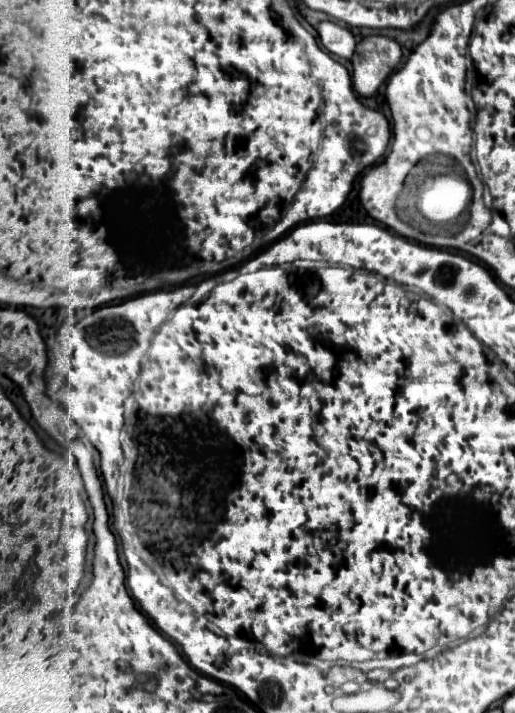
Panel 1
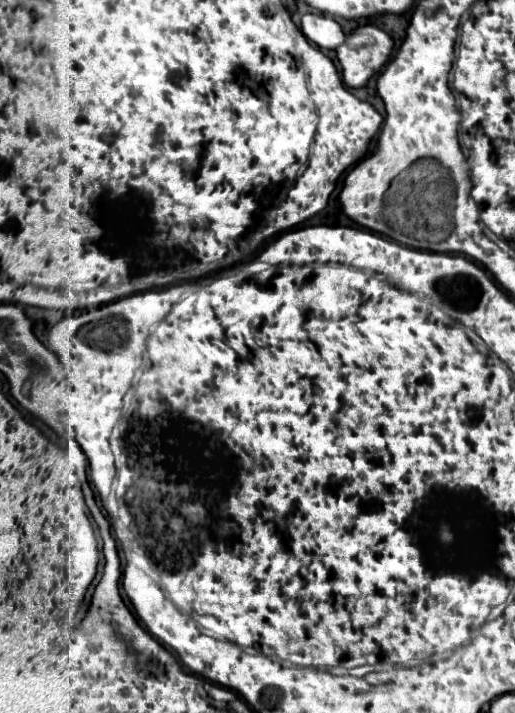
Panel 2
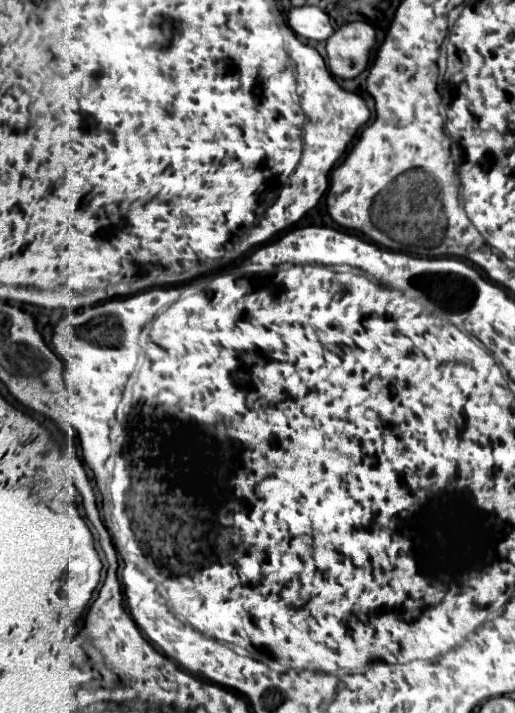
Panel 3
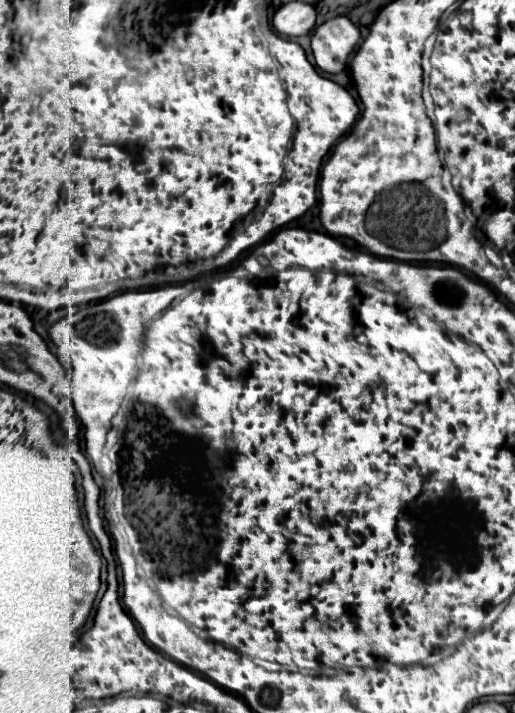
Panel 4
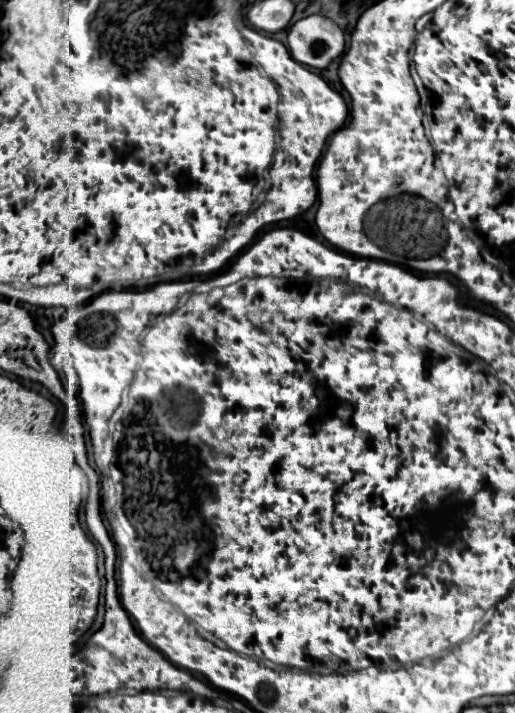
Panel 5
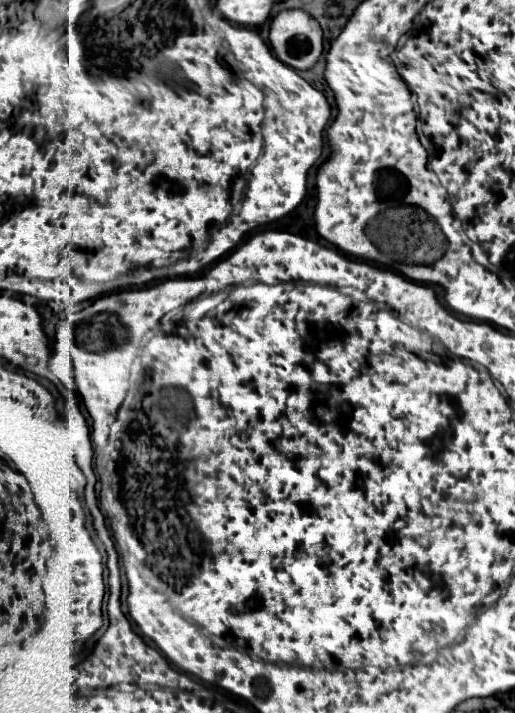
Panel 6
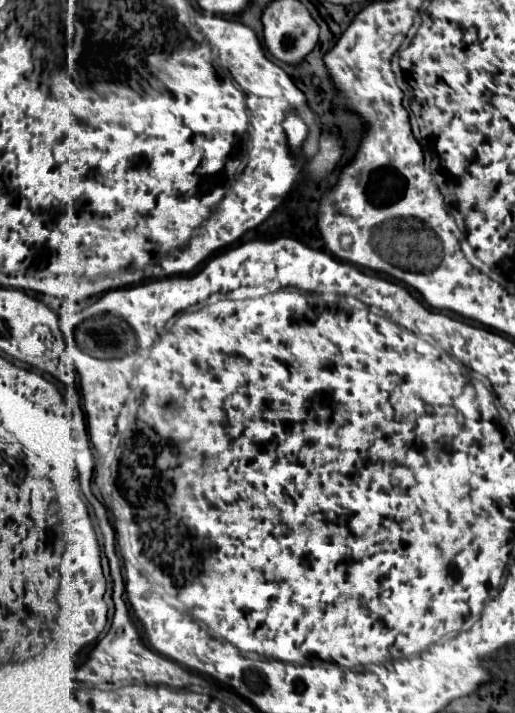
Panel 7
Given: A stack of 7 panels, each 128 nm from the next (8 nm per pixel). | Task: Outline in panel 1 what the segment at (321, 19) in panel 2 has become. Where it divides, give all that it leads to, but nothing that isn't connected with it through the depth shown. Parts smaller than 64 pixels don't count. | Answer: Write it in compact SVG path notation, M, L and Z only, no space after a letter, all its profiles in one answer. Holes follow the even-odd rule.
M328 20L326 22L318 22L314 28L318 32L320 44L328 52L332 52L332 54L336 54L340 58L350 58L352 52L356 50L356 40L354 40L350 30L338 26L334 22L328 22Z

